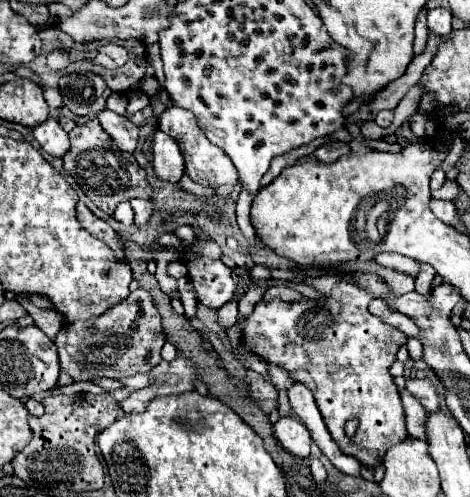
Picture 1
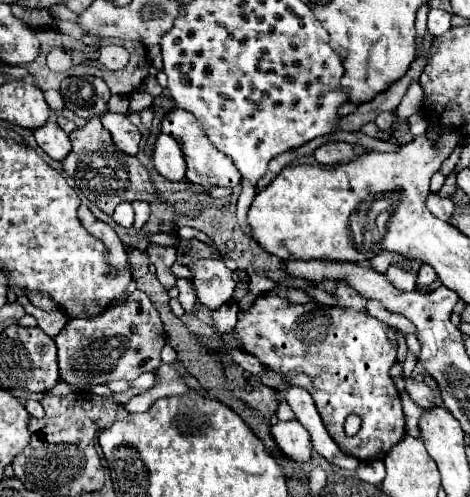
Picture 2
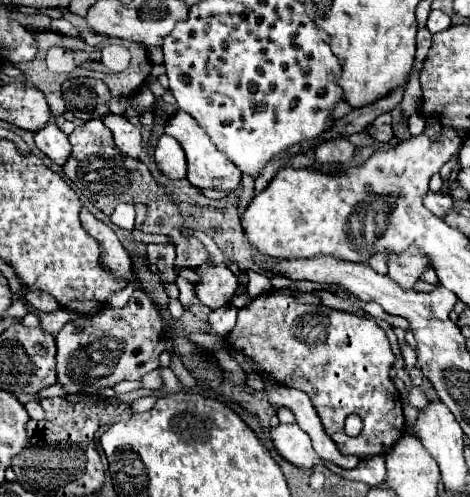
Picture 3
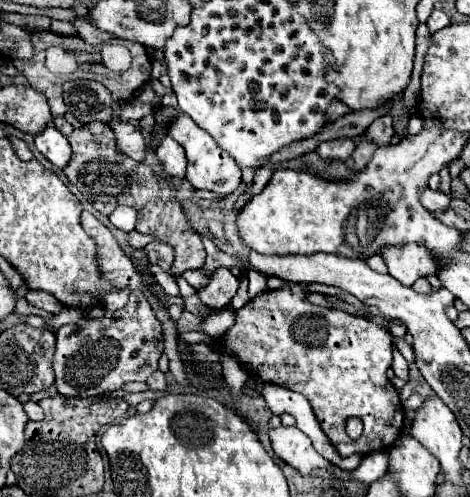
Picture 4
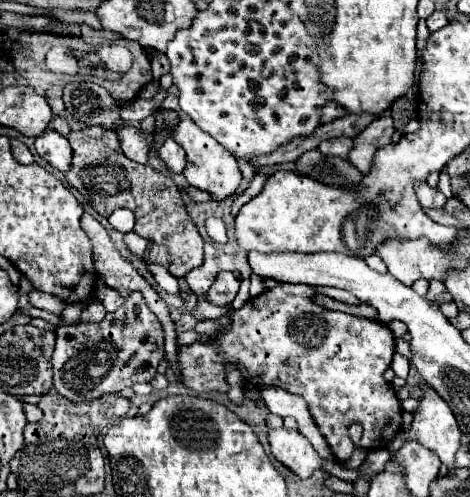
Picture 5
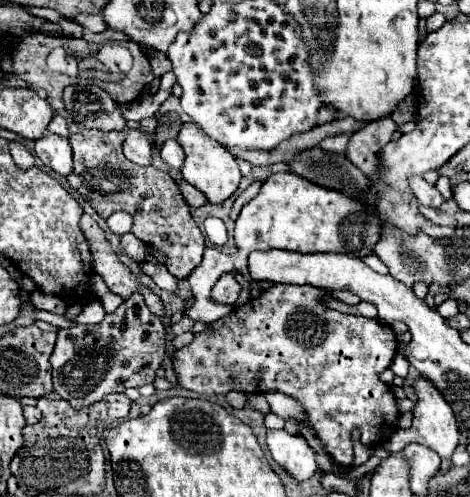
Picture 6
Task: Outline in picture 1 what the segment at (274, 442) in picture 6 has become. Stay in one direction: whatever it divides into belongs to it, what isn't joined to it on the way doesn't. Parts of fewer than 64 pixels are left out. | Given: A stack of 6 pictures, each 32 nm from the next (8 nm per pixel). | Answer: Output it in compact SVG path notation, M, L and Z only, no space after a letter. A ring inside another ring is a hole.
M280 418L274 424L274 436L292 456L302 460L310 456L310 432L298 418Z

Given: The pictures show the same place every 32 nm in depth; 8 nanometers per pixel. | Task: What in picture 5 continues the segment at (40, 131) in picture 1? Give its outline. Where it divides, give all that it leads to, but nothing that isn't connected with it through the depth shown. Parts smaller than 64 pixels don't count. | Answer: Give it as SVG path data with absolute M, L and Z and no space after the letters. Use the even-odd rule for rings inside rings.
M44 132L36 138L36 152L42 156L42 160L50 166L54 166L60 172L68 172L72 164L72 148L70 142L60 136L58 132Z

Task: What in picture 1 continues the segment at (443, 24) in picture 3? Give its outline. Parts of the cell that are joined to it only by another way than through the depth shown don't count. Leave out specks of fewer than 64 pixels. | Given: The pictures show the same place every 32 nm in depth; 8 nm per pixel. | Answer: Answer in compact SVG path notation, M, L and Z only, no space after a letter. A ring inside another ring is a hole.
M434 8L428 12L428 30L438 34L438 36L444 36L452 30L450 26L450 20L452 20L452 14L444 8Z

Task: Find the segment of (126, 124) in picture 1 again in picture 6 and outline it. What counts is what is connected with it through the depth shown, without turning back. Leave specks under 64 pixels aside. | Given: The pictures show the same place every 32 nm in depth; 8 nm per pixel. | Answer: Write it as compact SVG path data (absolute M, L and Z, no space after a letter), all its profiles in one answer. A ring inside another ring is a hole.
M126 130L126 142L124 142L124 156L138 164L138 166L150 166L152 162L152 144L148 142L146 134L140 130Z

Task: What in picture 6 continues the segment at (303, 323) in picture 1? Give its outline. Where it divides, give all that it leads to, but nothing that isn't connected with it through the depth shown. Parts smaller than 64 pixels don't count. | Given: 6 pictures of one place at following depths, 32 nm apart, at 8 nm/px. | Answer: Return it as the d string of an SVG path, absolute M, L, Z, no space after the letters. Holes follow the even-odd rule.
M276 284L264 290L258 298L252 298L246 304L234 308L222 320L208 324L208 328L196 334L190 344L176 350L174 372L182 388L206 396L228 394L230 390L238 390L244 394L264 394L276 390L292 396L302 404L306 422L322 440L326 454L342 472L348 472L354 460L354 428L360 430L360 440L366 446L382 446L388 436L398 428L396 398L392 390L378 378L378 374L392 364L392 358L398 352L398 342L394 342L396 336L390 326L380 324L380 320L330 310L322 302L324 296L328 294L314 286Z

